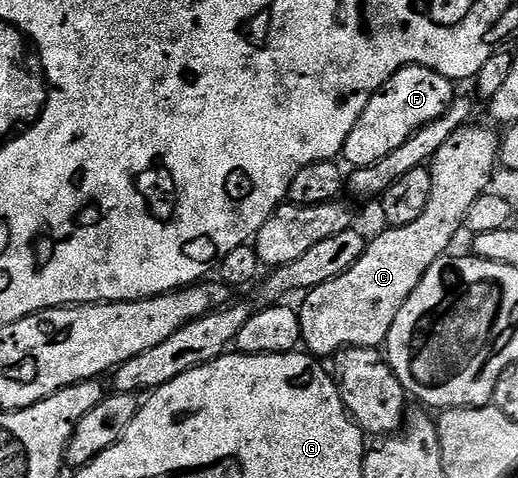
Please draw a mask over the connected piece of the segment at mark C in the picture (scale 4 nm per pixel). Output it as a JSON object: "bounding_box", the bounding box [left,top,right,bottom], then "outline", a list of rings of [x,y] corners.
{"bounding_box":[298,123,501,359],"outline":[[[469,123],[454,131],[454,135],[438,147],[438,155],[430,162],[430,203],[426,203],[426,211],[422,211],[414,223],[397,229],[385,228],[385,233],[367,242],[364,253],[350,271],[338,275],[338,279],[330,283],[307,290],[305,297],[308,298],[298,309],[302,345],[307,352],[325,359],[342,349],[374,349],[387,342],[390,327],[394,327],[394,319],[398,311],[402,311],[402,303],[410,299],[414,287],[418,287],[432,264],[451,250],[448,248],[456,232],[465,228],[470,207],[488,192],[488,185],[501,164],[501,134],[496,134],[495,128],[483,129],[476,124]]]}

